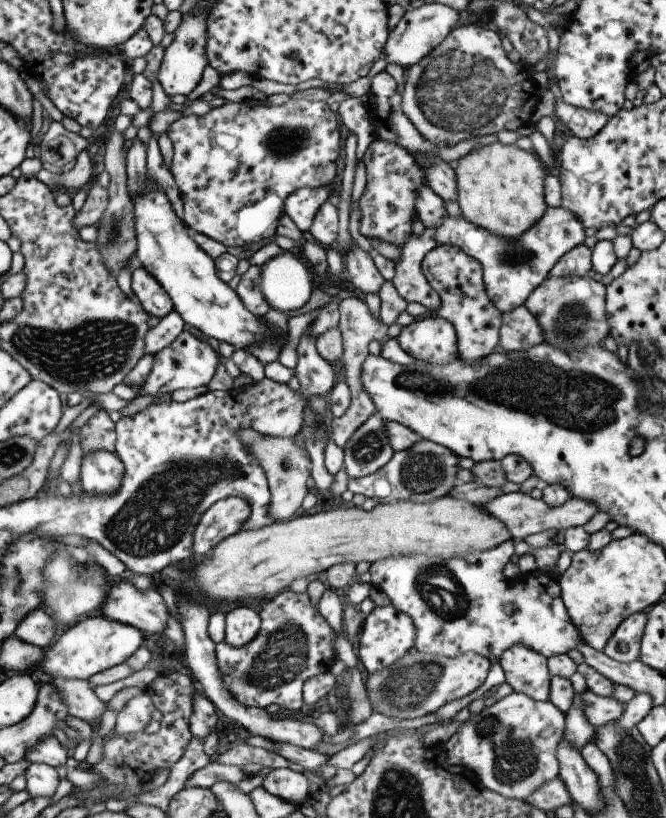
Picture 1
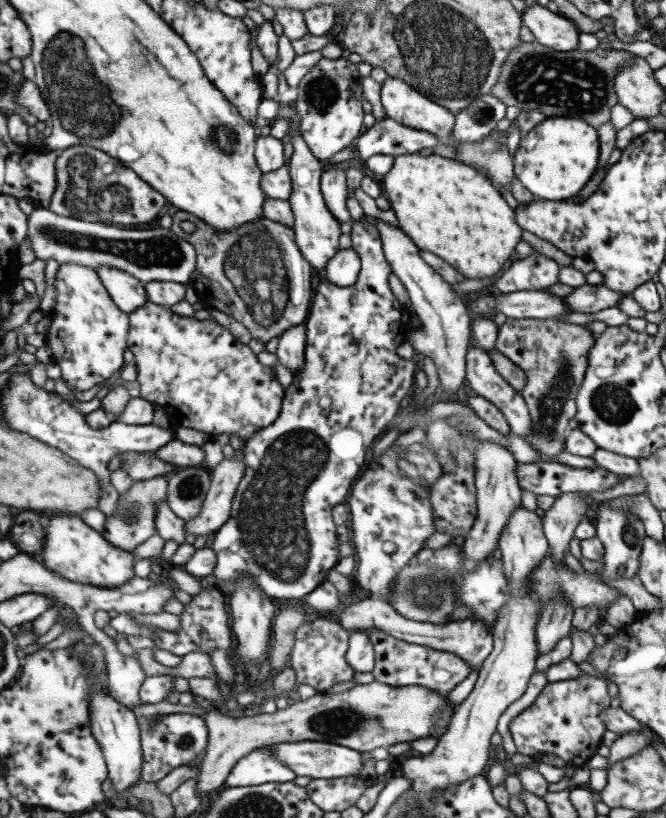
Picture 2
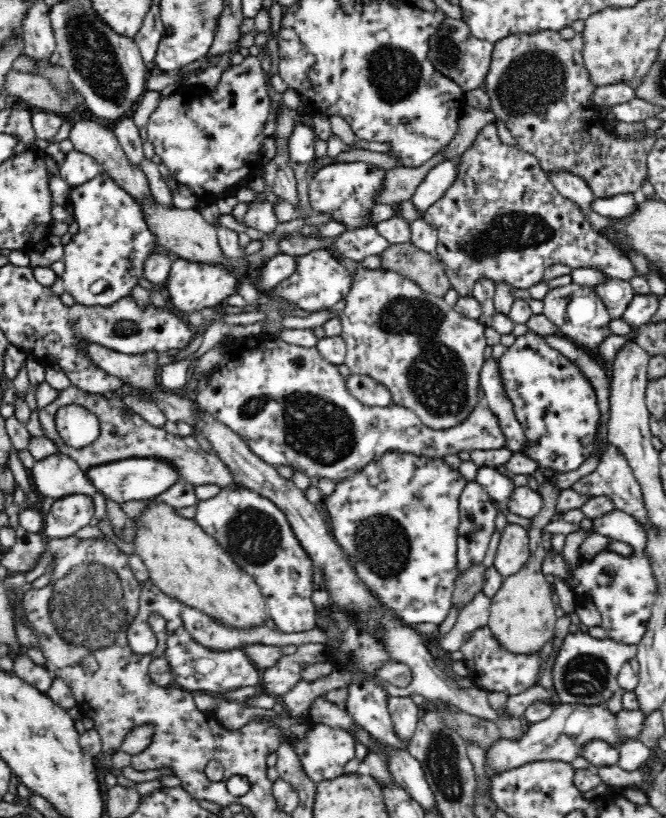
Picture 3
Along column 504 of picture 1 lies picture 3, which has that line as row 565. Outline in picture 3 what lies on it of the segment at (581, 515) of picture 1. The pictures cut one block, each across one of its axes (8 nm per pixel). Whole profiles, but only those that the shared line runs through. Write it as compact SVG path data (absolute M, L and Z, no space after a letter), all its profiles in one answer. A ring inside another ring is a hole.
M509 523L501 532L493 566L504 577L516 574L530 559L529 536L524 527Z

